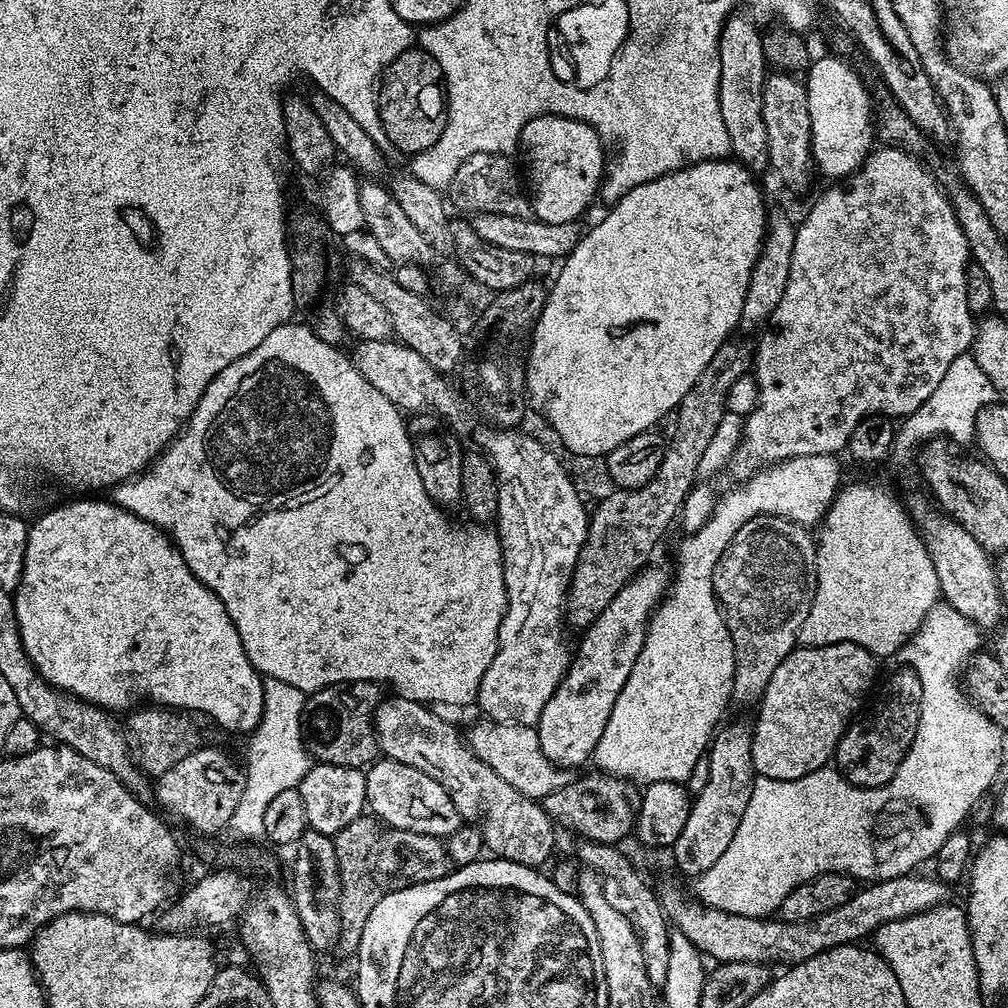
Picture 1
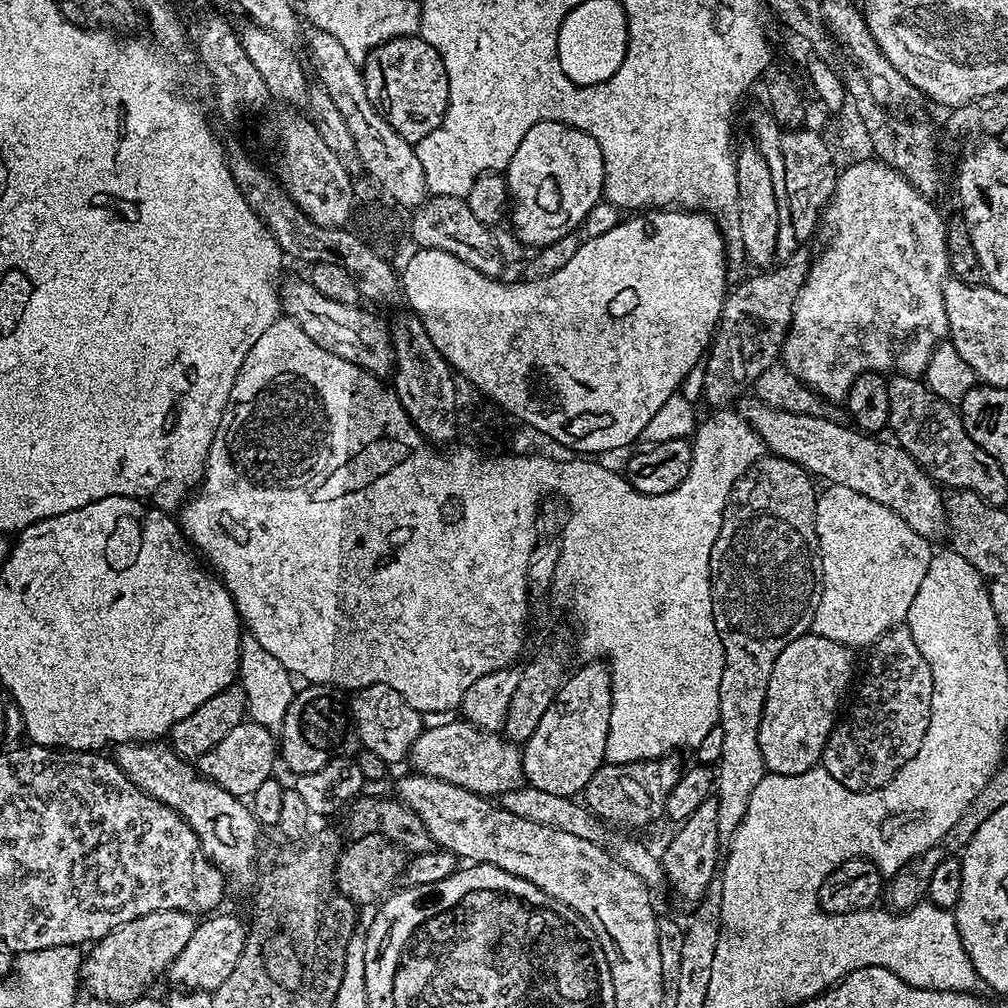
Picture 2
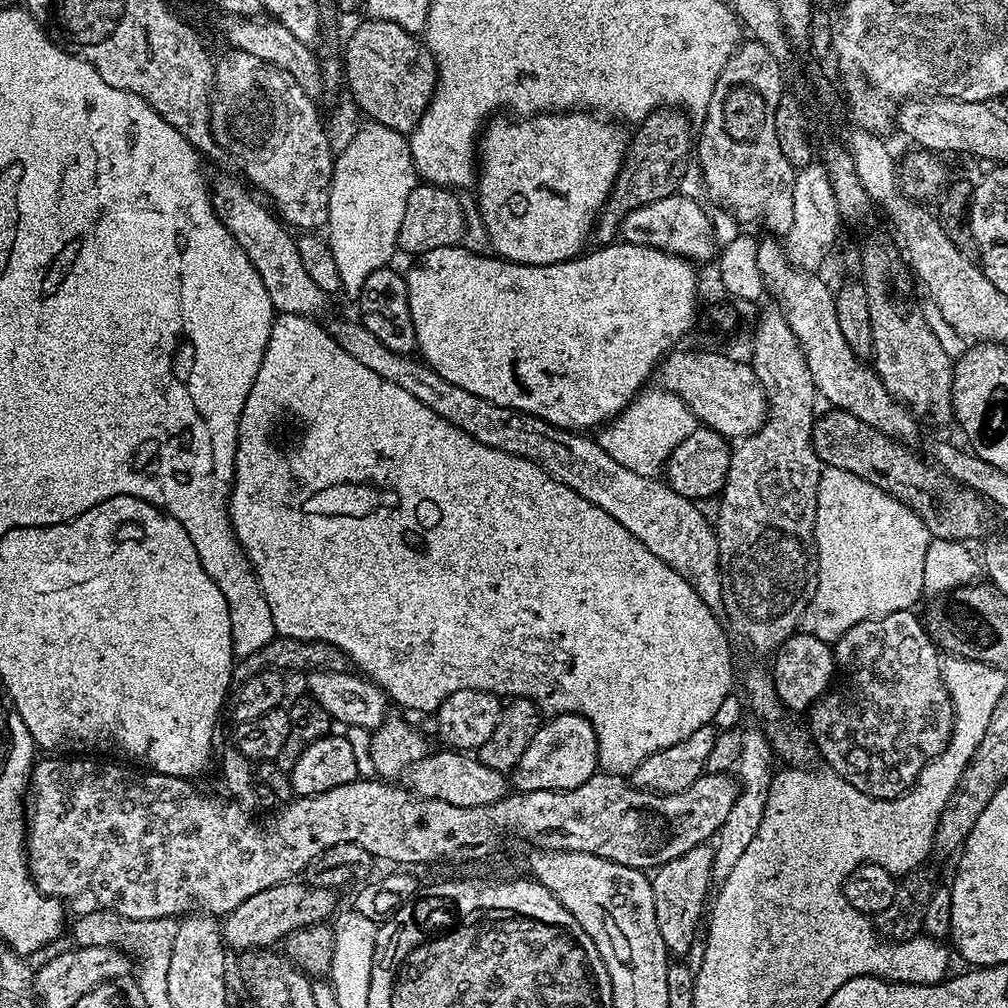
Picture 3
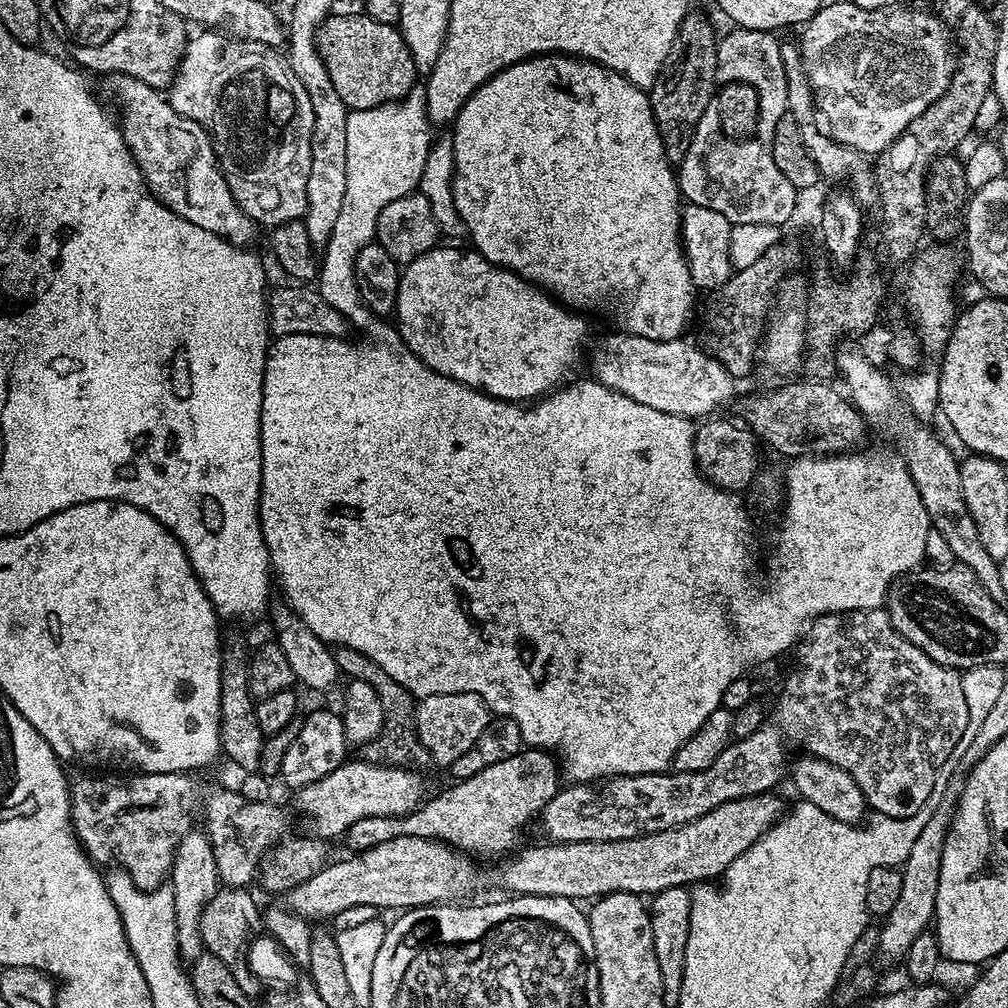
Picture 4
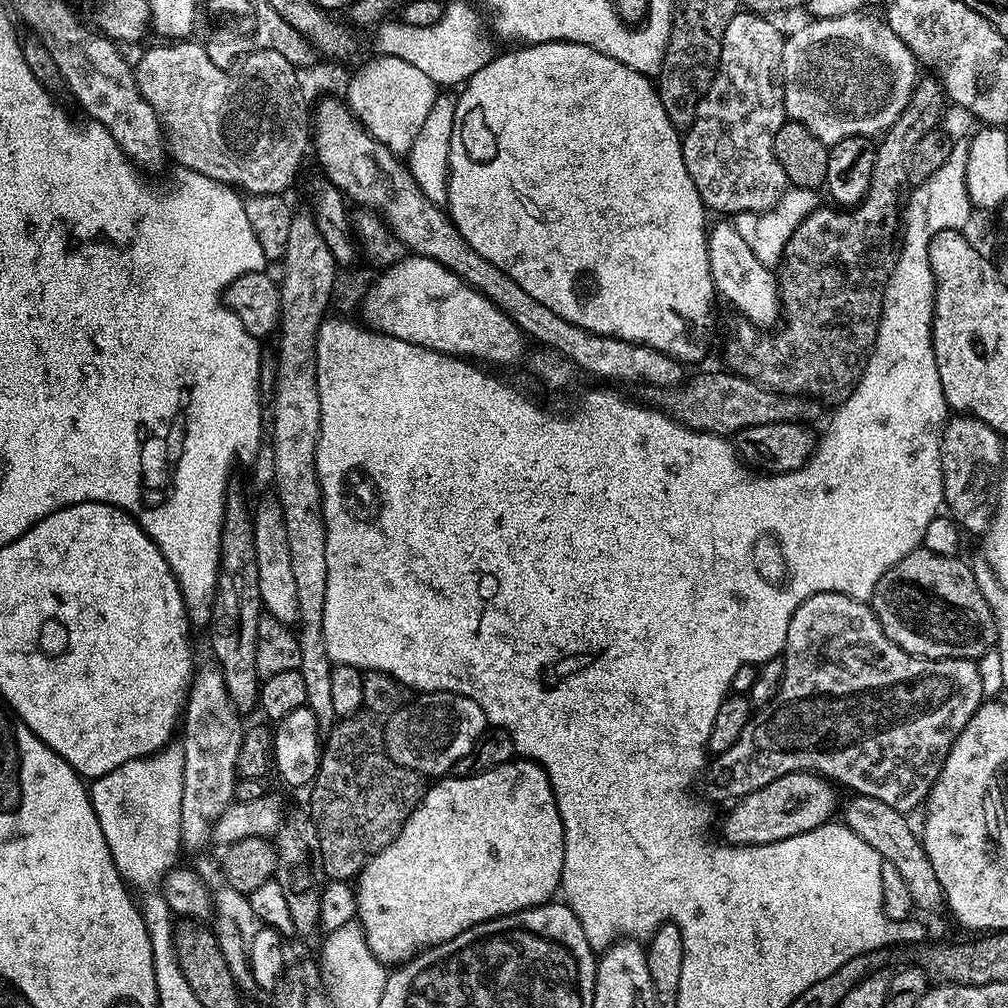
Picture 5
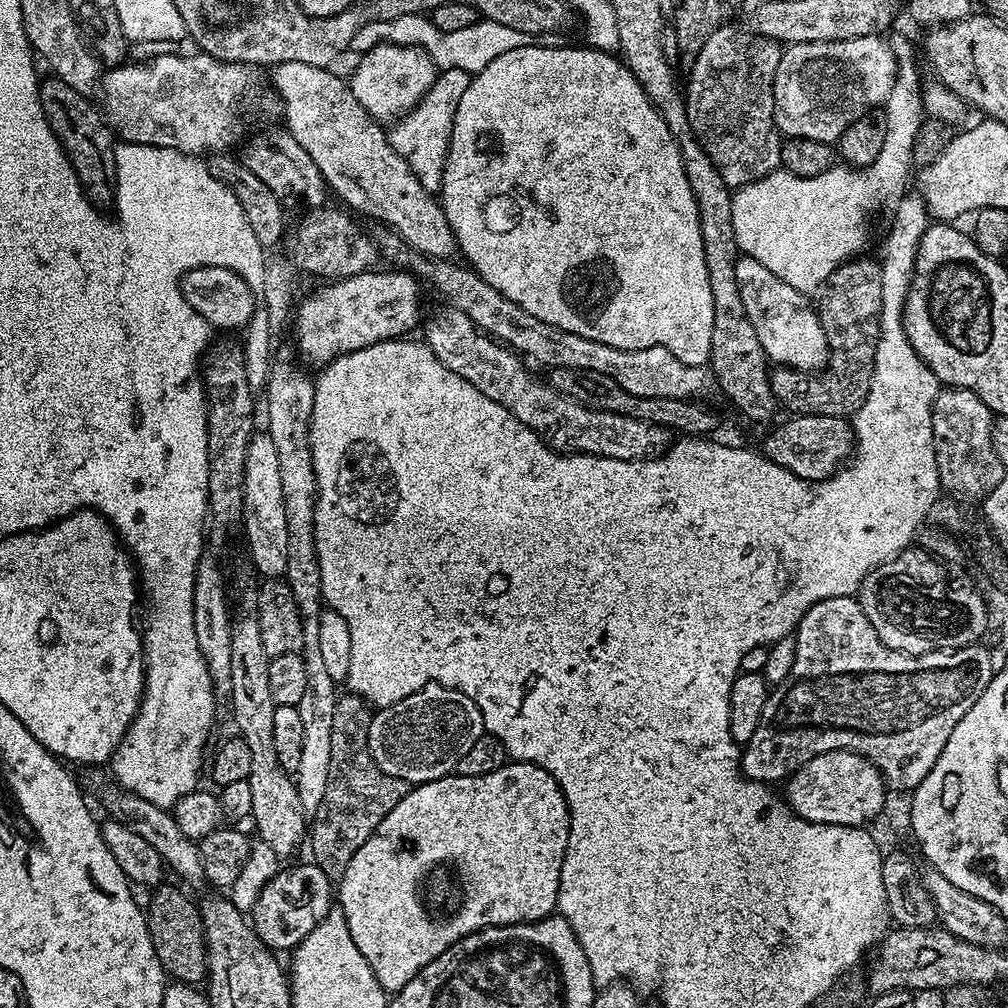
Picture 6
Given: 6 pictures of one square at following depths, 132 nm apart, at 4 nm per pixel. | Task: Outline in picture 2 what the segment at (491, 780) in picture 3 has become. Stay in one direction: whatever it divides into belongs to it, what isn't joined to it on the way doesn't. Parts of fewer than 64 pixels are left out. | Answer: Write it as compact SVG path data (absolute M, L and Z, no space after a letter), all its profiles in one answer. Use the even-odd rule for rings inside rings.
M521 786L512 792L505 792L498 800L499 807L510 810L510 814L518 814L518 818L526 818L526 822L538 822L542 826L554 826L554 830L566 830L566 834L574 834L578 838L586 838L594 842L611 854L622 866L634 870L638 878L642 878L644 885L649 890L656 890L659 884L665 883L664 865L661 857L656 856L650 849L642 844L635 844L632 840L623 840L620 836L611 836L605 825L597 817L593 816L579 799L558 794L546 794L546 790L538 790L531 786ZM604 827L604 828L603 828Z

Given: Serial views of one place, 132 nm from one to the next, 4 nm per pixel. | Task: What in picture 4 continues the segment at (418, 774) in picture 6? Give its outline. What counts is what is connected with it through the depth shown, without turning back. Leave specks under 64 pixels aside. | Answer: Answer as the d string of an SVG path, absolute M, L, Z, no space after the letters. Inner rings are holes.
M469 692L425 696L416 705L416 733L436 766L451 766L454 758L466 754L466 750L478 742L478 734L486 730L489 719L490 709L484 699Z

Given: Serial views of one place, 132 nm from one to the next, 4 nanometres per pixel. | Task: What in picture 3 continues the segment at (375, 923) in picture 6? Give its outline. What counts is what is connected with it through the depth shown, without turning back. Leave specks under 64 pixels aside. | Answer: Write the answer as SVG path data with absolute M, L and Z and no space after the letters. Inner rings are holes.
M567 712L561 716L552 716L548 721L541 723L539 730L534 734L534 738L530 742L530 746L526 746L526 754L522 754L522 758L518 762L518 766L513 768L510 773L511 783L514 785L517 793L533 792L534 790L574 790L574 786L582 786L582 782L586 782L591 776L595 776L598 771L600 759L598 758L598 738L594 734L594 726L584 716L579 716L577 712Z

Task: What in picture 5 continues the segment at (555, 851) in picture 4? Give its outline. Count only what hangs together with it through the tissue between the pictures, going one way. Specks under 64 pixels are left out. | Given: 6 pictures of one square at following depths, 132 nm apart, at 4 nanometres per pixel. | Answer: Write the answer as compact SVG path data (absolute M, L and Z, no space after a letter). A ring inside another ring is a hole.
M815 772L782 774L782 778L774 778L774 782L762 786L762 790L741 796L731 805L732 813L724 820L724 836L728 839L725 841L732 846L751 846L806 834L806 830L814 830L833 819L835 790L825 777Z

